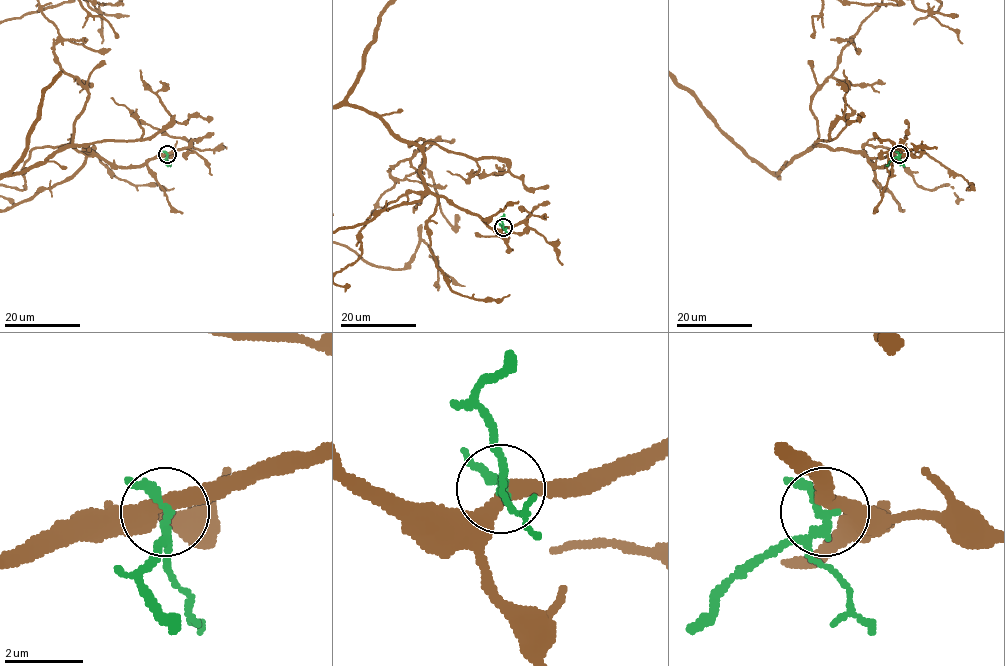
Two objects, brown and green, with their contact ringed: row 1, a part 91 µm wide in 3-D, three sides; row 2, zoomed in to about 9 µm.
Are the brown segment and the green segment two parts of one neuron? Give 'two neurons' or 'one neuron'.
two neurons

